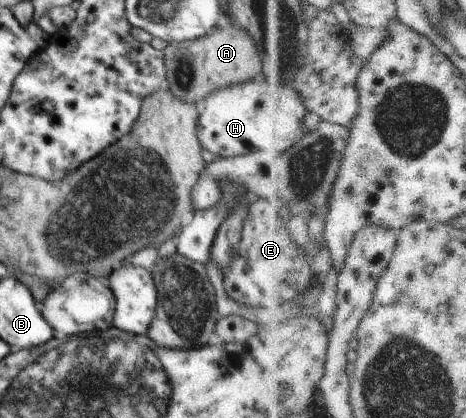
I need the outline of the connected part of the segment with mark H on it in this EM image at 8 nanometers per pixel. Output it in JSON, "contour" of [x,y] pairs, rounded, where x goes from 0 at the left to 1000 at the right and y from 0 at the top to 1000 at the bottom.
{"contour":[[[560,179],[549,189],[521,196],[521,201],[496,201],[487,211],[470,211],[444,234],[421,246],[425,285],[425,330],[436,356],[474,373],[476,378],[530,371],[545,361],[562,361],[579,368],[612,368],[624,359],[637,340],[648,340],[661,321],[657,316],[657,282],[665,273],[657,239],[642,227],[635,211],[612,199],[569,191]]]}

